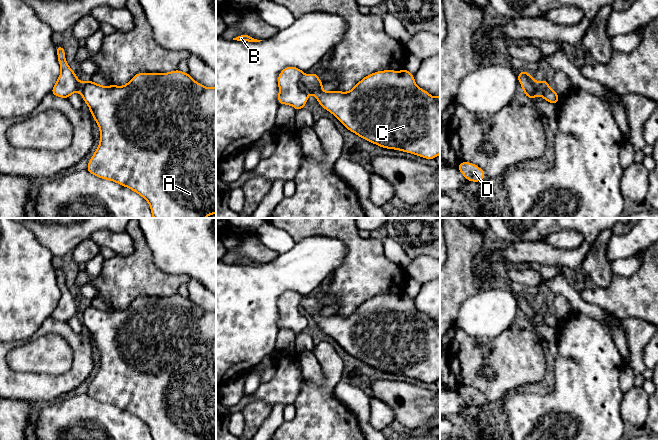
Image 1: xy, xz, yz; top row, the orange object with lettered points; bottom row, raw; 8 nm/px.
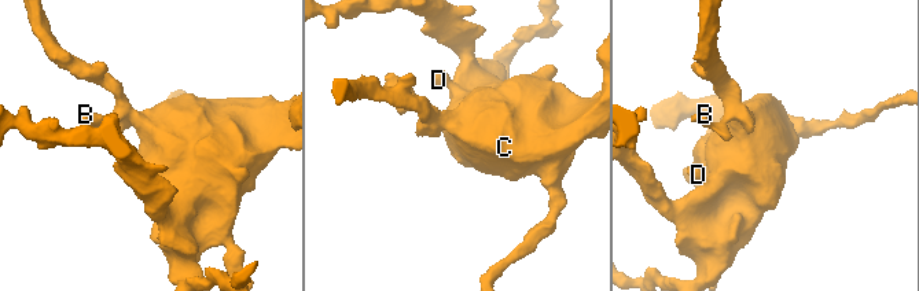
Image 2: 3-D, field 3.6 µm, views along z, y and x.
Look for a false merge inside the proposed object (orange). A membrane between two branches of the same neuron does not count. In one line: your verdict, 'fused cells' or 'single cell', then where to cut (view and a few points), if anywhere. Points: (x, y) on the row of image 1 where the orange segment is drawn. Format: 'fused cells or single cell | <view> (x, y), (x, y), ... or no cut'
single cell | no cut

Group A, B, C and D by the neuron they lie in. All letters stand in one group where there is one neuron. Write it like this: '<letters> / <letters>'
A B C D

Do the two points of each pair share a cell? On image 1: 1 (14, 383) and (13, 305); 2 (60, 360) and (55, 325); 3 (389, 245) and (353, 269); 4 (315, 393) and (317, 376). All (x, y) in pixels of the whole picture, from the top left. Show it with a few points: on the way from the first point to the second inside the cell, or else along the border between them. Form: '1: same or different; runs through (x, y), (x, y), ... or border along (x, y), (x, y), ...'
1: different; border along (35, 332), (26, 340), (10, 342)
2: different; border along (33, 339), (47, 334), (58, 334), (72, 350)
3: different; border along (379, 241), (383, 254), (400, 265)
4: different; border along (318, 361), (321, 367), (323, 382), (315, 385)

